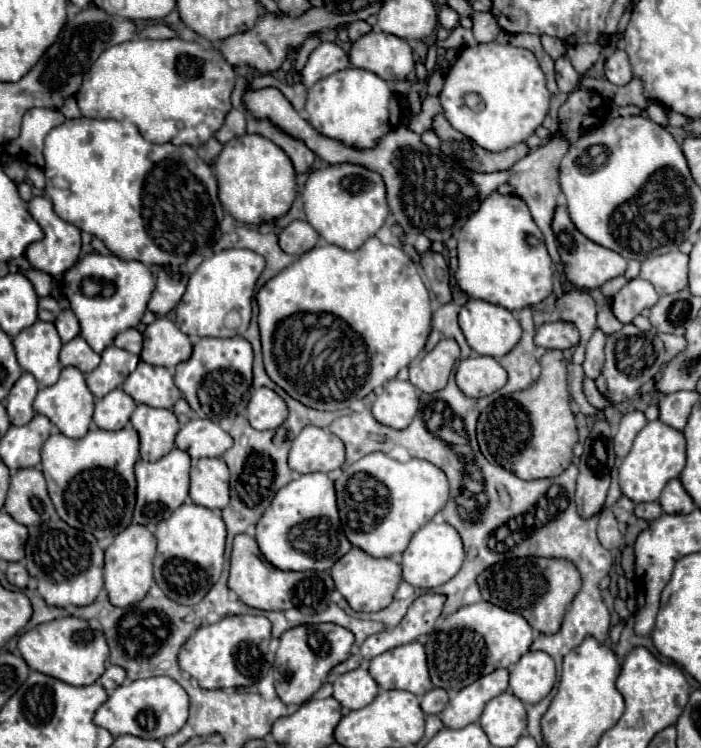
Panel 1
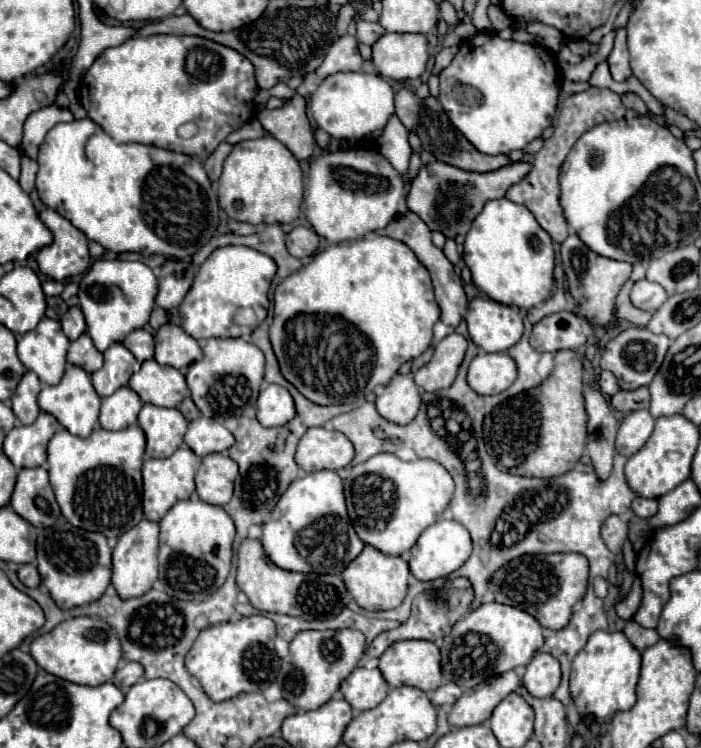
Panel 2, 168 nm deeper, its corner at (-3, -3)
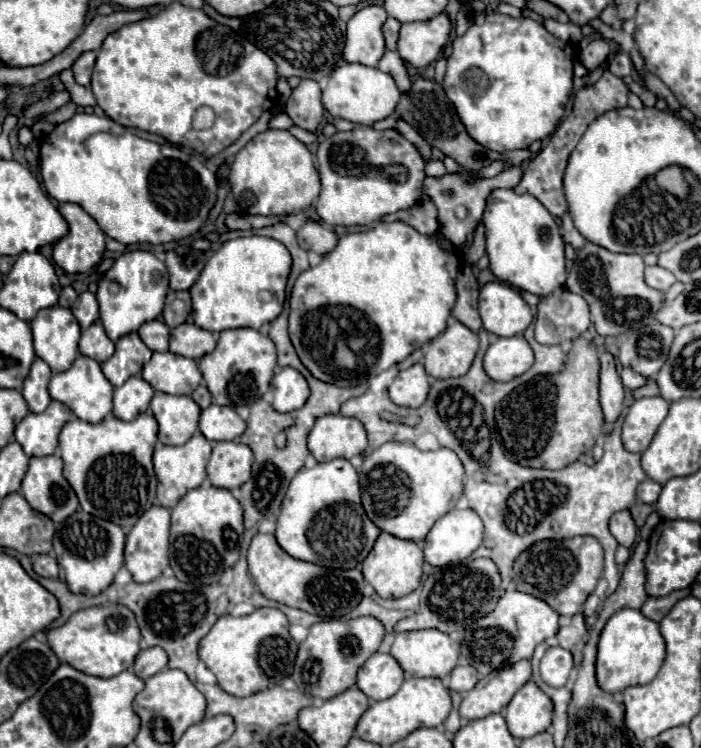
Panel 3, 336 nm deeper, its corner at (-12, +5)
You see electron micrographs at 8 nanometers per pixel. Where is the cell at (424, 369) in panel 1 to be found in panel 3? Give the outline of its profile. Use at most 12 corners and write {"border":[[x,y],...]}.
{"border":[[452,321],[426,347],[434,379],[466,375],[478,335]]}

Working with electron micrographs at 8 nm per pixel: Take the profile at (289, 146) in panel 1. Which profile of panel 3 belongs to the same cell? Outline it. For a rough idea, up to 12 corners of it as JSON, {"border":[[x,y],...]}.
{"border":[[304,79],[280,105],[298,127],[316,133],[324,117],[320,85]]}

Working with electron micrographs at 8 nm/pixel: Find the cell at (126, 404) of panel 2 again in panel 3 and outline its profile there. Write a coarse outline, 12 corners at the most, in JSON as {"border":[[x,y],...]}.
{"border":[[140,377],[114,389],[114,417],[132,421],[154,389]]}

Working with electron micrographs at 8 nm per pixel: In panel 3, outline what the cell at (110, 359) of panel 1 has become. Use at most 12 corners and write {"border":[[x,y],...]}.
{"border":[[138,333],[116,341],[116,353],[102,363],[118,387],[144,365],[148,347]]}

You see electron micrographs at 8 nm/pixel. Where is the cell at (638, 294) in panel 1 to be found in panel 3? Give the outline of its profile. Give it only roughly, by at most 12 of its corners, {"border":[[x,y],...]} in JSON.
{"border":[[654,265],[646,267],[648,287],[664,293],[674,285],[670,271]]}

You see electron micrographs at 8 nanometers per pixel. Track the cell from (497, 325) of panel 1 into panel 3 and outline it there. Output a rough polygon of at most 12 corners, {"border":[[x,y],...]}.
{"border":[[500,281],[480,289],[484,329],[522,335],[534,319],[514,287]]}

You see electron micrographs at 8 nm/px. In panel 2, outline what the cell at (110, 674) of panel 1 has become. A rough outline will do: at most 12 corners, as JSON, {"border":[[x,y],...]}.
{"border":[[125,661],[117,669],[113,683],[123,693],[141,681],[141,663]]}

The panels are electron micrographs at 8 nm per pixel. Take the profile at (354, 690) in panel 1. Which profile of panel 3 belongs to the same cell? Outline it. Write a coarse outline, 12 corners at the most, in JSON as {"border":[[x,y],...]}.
{"border":[[374,653],[356,685],[372,701],[392,697],[404,671],[392,655]]}

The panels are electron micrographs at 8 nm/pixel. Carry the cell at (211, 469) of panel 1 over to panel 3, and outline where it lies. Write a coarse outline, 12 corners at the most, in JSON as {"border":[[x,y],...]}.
{"border":[[236,441],[212,447],[206,473],[232,491],[250,479],[252,451]]}

